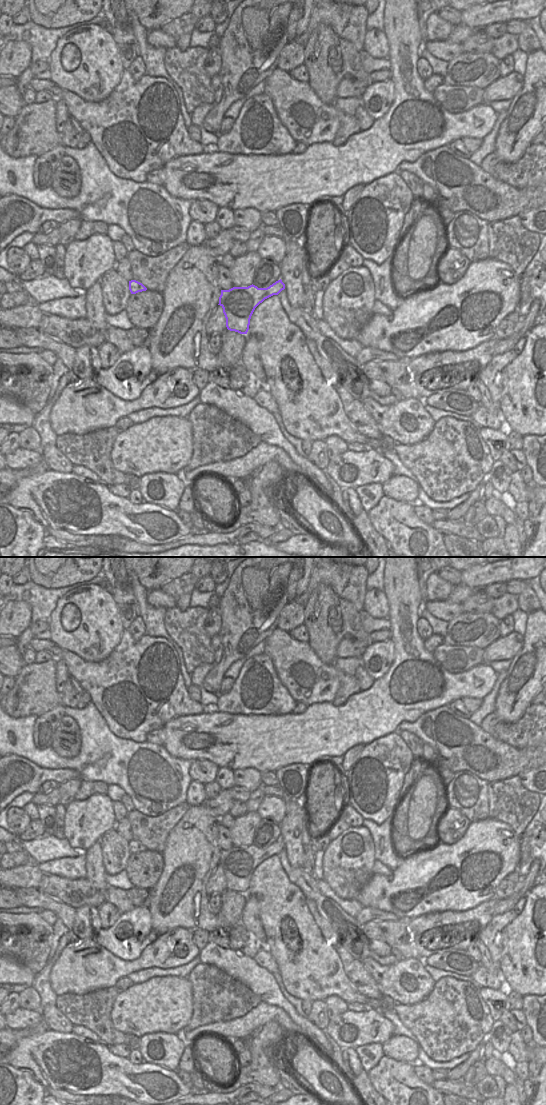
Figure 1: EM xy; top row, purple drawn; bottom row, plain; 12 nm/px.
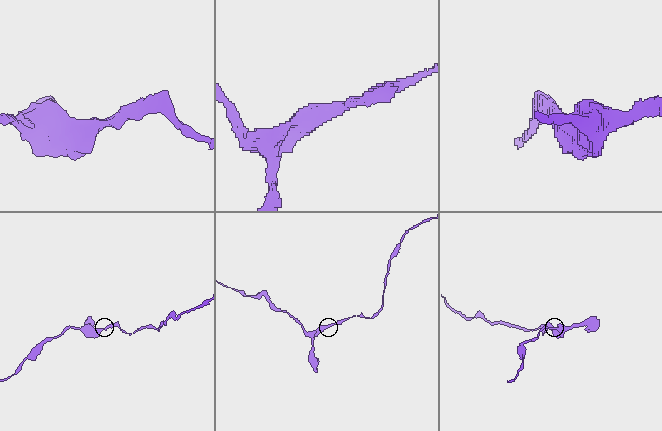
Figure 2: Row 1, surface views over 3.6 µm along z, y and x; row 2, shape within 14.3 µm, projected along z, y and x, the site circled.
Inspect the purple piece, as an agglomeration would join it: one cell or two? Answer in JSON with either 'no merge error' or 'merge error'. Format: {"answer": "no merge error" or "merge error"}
{"answer": "no merge error"}

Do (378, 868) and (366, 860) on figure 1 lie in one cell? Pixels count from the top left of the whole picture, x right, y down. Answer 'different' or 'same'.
different

